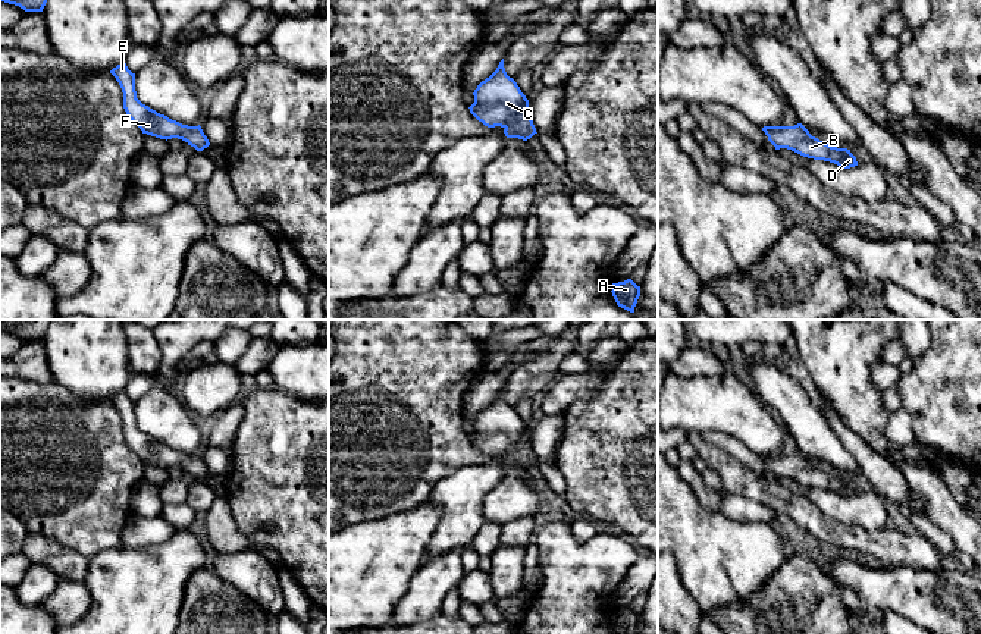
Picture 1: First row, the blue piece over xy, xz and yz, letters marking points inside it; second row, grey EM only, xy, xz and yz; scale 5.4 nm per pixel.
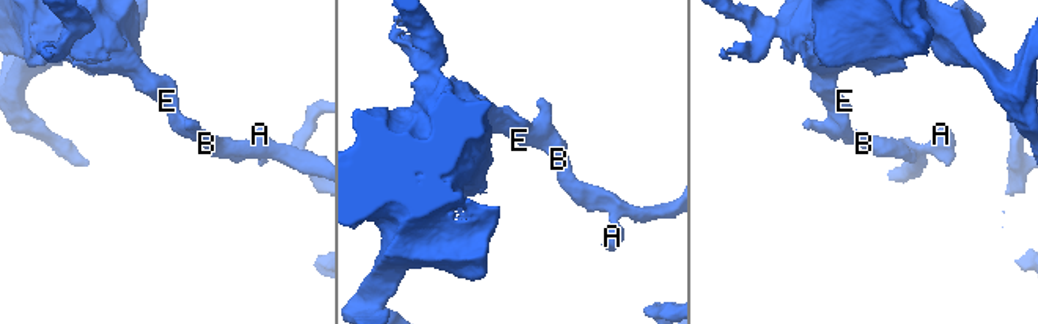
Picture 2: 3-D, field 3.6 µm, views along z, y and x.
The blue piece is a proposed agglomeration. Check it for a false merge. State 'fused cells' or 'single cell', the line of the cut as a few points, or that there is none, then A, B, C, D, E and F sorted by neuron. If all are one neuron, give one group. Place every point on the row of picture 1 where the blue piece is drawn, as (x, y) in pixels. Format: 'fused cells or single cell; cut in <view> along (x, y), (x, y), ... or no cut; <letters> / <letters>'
single cell; no cut; A B C D E F

